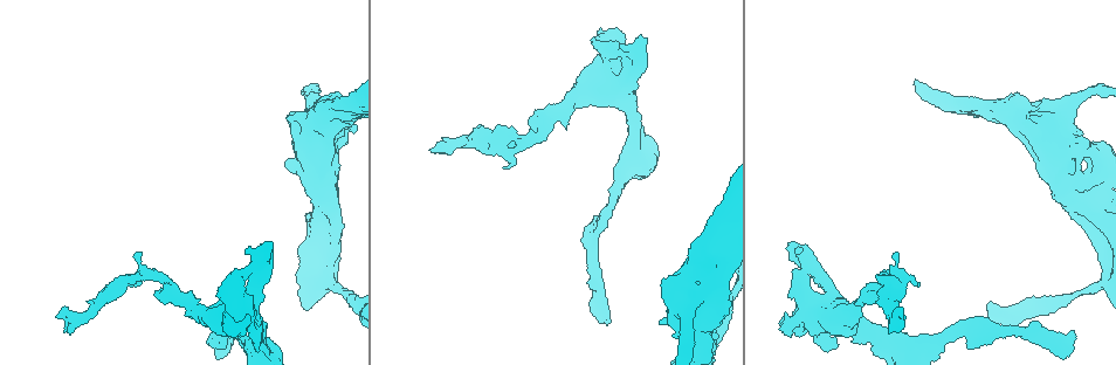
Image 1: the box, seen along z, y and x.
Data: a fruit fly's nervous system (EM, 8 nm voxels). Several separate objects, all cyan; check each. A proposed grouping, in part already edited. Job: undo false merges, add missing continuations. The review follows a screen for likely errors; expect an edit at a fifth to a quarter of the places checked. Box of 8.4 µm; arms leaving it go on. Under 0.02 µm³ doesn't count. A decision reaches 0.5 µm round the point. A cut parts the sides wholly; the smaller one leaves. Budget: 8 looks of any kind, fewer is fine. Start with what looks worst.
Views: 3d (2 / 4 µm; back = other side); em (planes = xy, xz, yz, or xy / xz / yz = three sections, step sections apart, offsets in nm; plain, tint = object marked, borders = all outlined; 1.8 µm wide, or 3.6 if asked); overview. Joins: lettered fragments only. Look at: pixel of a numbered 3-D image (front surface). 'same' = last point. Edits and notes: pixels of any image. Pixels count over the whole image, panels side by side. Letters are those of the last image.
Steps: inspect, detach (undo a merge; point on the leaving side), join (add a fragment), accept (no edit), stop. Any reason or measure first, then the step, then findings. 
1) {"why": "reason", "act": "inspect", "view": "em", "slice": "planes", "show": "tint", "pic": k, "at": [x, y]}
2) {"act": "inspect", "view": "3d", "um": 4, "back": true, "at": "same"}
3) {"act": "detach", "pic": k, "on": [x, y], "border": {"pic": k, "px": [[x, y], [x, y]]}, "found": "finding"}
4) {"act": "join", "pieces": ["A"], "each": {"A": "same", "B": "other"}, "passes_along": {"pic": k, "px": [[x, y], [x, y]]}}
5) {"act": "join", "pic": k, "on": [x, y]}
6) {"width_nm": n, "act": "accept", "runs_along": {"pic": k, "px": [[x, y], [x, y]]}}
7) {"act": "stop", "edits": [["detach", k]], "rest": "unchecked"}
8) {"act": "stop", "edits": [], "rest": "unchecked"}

{"why": "free end", "act": "inspect", "view": "em", "slice": "planes", "show": "borders", "pic": 1, "at": [271, 242]}

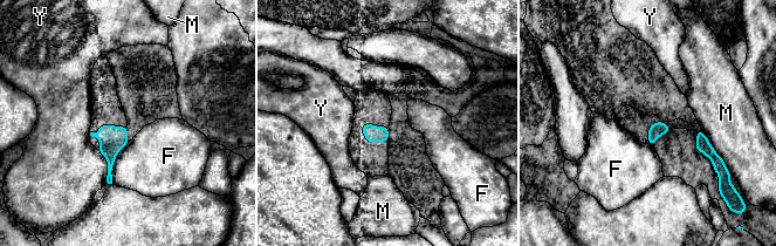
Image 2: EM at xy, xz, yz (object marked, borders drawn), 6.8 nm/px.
{"act": "accept", "each": {"F": "other", "M": "other", "Y": "other"}, "border": {"pic": 2, "px": [[129, 142], [116, 156], [111, 183]]}, "found": "none of them fits"}

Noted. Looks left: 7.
{"why": "abrupt turn", "act": "inspect", "view": "em", "slice": "yz", "step": 8, "show": "tint", "pic": 1, "at": [531, 141]}

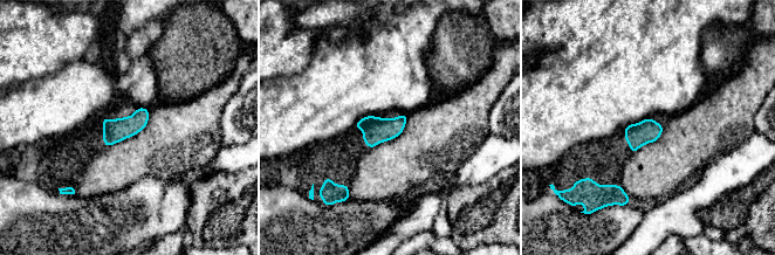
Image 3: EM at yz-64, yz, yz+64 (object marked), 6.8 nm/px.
{"act": "inspect", "view": "em", "slice": "planes", "show": "borders", "at": "same"}

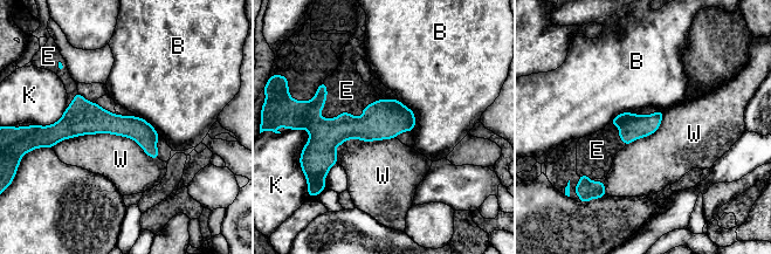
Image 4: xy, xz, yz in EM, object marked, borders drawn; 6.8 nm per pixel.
{"act": "join", "pieces": ["E"], "each": {"B": "other", "E": "same", "K": "other", "W": "other"}, "passes_along": {"pic": 4, "px": [[383, 119], [362, 116], [346, 90]]}, "found": "it goes on there"}

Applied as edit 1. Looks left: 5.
{"why": "see it whole again", "act": "inspect", "view": "overview"}

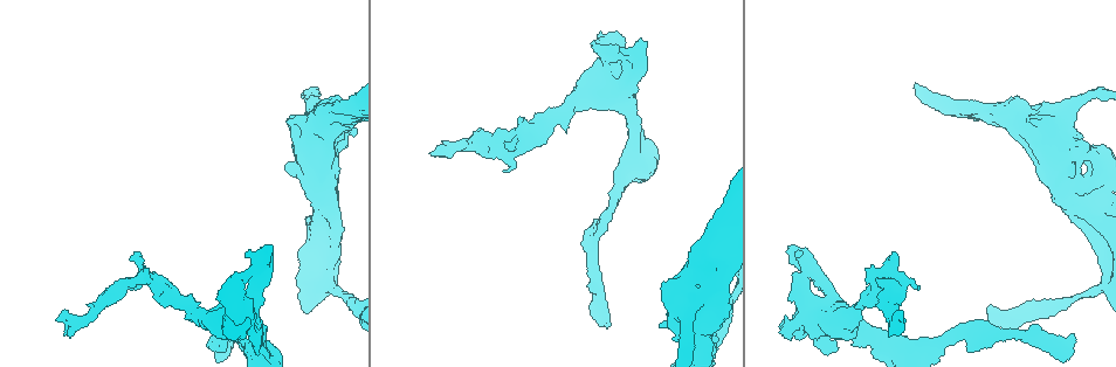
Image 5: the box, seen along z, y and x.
{"why": "an open end", "act": "inspect", "view": "em", "slice": "xy", "step": 4, "show": "borders", "pic": 5, "at": [430, 152]}

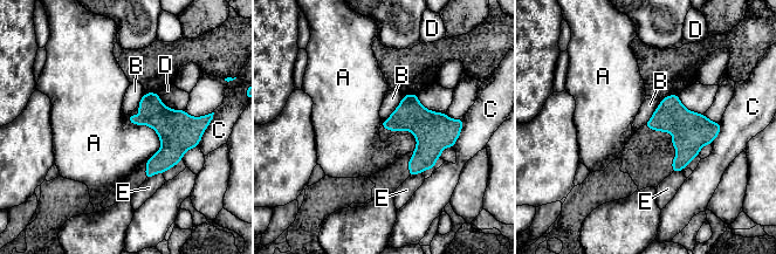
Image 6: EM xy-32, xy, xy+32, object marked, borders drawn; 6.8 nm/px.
{"act": "accept", "each": {"A": "other", "B": "other", "C": "other", "D": "other", "E": "other"}, "border": {"pic": 6, "px": [[128, 115], [159, 139], [146, 160]]}, "found": "no lettered fragment goes on from it"}

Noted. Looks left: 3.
{"why": "calibre changes", "act": "inspect", "view": "em", "um": 3.6, "slice": "planes", "show": "borders", "pic": 5, "at": [1089, 294]}

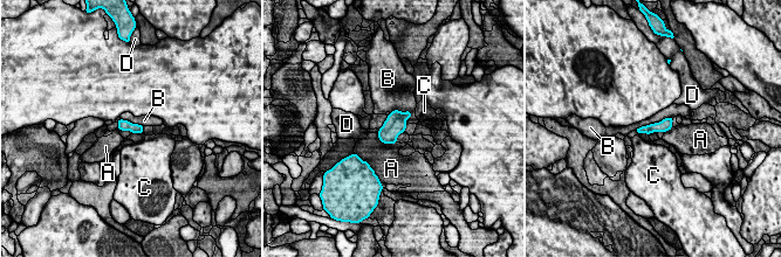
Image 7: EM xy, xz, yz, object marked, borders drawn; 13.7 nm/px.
{"act": "accept", "each": {"A": "other", "B": "other", "C": "other", "D": "other"}, "border": {"pic": 7, "px": [[672, 117], [635, 130]]}, "found": "all the same neuron"}

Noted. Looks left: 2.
{"act": "stop", "edits": [["join", 4]], "rest": "unchecked"}

